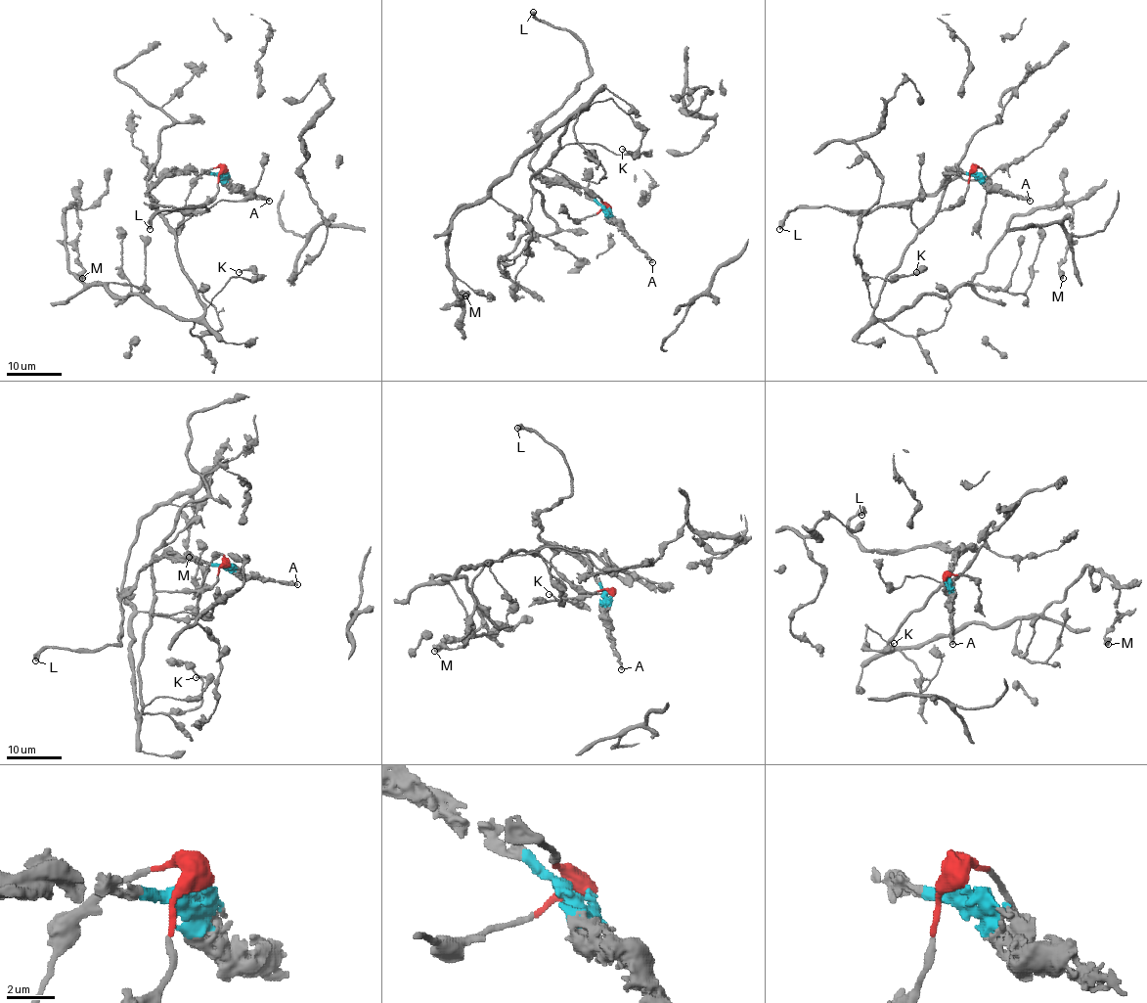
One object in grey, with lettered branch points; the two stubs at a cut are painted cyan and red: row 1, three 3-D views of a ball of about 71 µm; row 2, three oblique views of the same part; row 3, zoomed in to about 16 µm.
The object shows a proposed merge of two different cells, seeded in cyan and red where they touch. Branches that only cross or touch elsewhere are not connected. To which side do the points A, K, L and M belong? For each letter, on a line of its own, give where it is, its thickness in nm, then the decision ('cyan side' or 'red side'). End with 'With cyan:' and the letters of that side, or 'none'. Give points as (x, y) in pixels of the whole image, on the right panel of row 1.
A: (1030, 201) | 280 nm | cyan side
K: (916, 272) | 150 nm | red side
L: (779, 229) | 460 nm | cyan side
M: (1063, 278) | 500 nm | red side
With cyan: A, L

